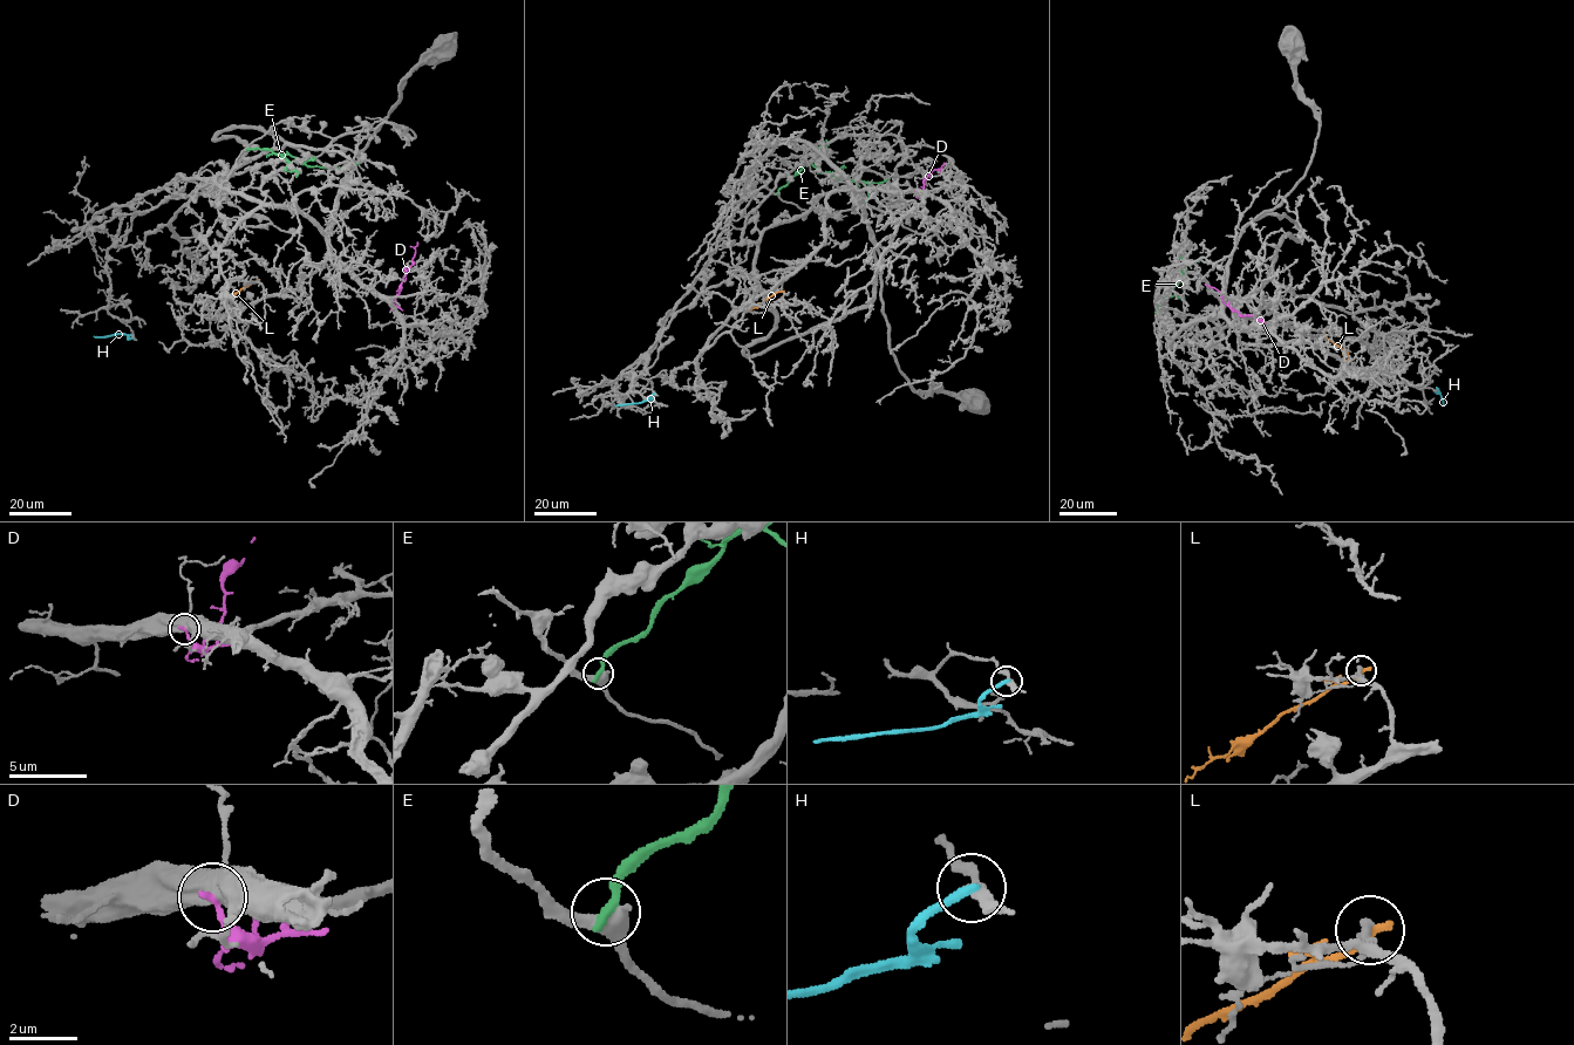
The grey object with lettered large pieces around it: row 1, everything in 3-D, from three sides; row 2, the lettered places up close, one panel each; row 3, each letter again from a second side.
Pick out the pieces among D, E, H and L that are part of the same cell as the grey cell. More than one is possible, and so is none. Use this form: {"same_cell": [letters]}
{"same_cell": []}

